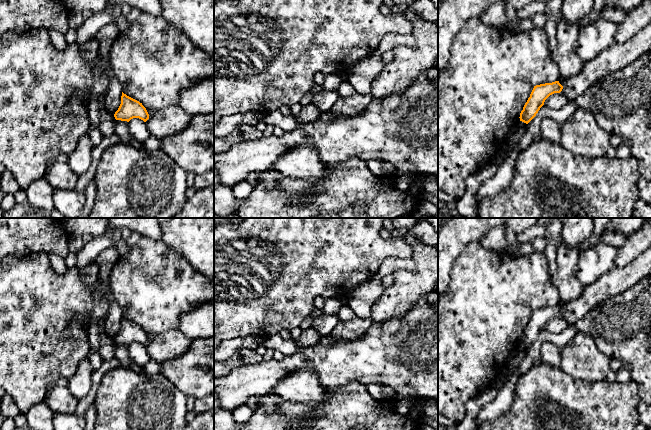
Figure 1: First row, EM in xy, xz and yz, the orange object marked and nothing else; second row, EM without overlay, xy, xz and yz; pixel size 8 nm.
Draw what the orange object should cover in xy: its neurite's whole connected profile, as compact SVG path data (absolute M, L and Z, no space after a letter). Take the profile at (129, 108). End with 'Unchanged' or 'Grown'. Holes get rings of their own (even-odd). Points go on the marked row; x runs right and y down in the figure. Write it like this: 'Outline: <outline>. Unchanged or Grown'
Outline: M122 92L121 104L115 112L114 117L116 120L127 122L133 118L139 118L146 122L149 119L149 114L142 103Z. Unchanged

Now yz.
Outline: M559 81L534 86L530 97L520 113L520 121L528 124L544 105L545 100L554 93L560 93L563 86Z. Unchanged

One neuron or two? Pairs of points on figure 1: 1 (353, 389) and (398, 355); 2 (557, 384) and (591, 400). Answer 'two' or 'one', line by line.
1: two
2: one

